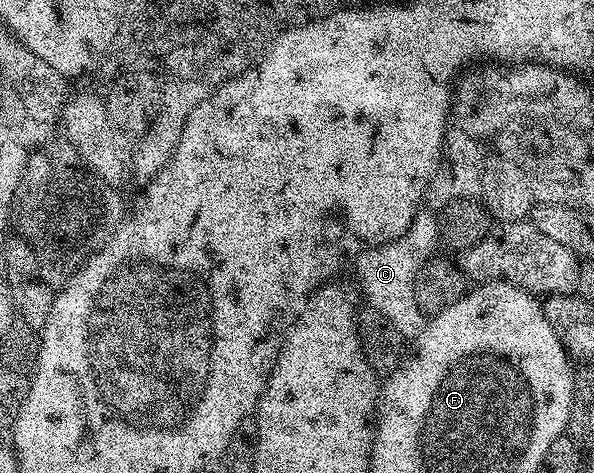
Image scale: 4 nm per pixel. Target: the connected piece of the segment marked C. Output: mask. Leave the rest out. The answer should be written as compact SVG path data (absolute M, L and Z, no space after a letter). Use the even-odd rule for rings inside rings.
M418 211L411 227L391 243L371 247L355 259L359 293L367 300L368 308L379 311L390 320L406 338L416 338L427 324L426 314L422 313L415 299L415 279L419 271L438 252L441 232L437 226L438 214L433 211ZM437 249L437 250L436 250ZM361 284L361 285L360 285Z

